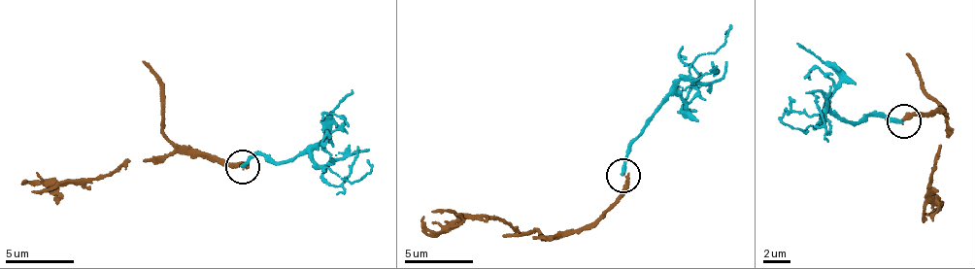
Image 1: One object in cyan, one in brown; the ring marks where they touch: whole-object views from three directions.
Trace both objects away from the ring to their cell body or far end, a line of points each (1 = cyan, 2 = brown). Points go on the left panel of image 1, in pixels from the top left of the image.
1: (242, 165), (256, 152), (283, 163), (305, 153), (353, 182), (372, 167), (367, 159)
2: (245, 166), (209, 154), (179, 155), (124, 161), (91, 180), (72, 178), (37, 183), (23, 180)

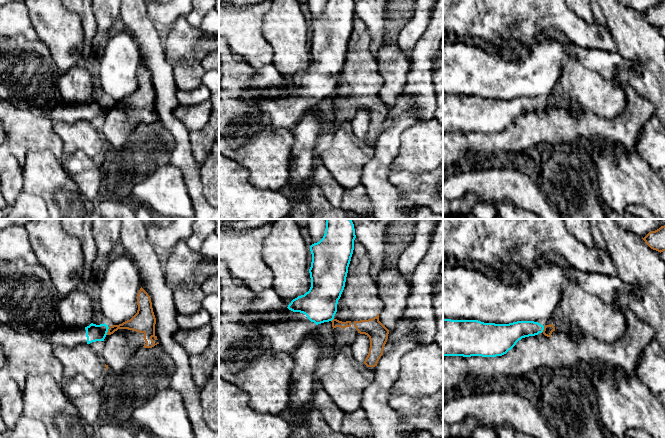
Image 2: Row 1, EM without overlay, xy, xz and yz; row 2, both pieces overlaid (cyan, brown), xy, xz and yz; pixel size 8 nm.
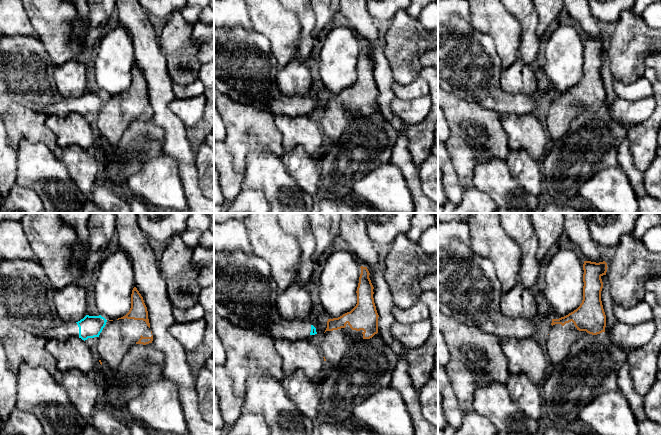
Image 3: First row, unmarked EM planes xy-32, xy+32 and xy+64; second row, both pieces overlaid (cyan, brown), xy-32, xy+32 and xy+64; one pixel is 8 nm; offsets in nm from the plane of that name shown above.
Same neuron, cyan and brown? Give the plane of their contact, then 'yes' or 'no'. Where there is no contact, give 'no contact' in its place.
xy | no

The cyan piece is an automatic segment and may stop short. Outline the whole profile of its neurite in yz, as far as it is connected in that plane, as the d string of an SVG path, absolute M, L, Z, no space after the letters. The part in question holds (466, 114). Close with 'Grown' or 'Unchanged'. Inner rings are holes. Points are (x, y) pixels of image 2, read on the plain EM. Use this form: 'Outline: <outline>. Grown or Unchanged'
Outline: M443 95L443 132L496 133L506 130L522 114L542 109L544 102L534 97L509 100L484 99L478 96Z. Unchanged

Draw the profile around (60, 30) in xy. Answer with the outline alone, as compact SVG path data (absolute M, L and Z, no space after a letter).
M26 0L28 14L38 38L50 50L51 56L61 73L82 64L80 52L83 45L83 30L77 14L70 13L62 6L61 0Z

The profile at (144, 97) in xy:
M142 63L137 70L137 81L137 89L122 100L109 102L104 115L101 135L111 150L120 149L137 125L159 120L151 74Z

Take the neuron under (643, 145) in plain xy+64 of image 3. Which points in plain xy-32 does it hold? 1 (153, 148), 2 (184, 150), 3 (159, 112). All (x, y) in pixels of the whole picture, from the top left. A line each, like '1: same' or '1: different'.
1: same
2: different
3: different

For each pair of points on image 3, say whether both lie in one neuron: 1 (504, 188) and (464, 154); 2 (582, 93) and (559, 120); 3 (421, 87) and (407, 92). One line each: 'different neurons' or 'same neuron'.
1: different neurons
2: same neuron
3: same neuron

